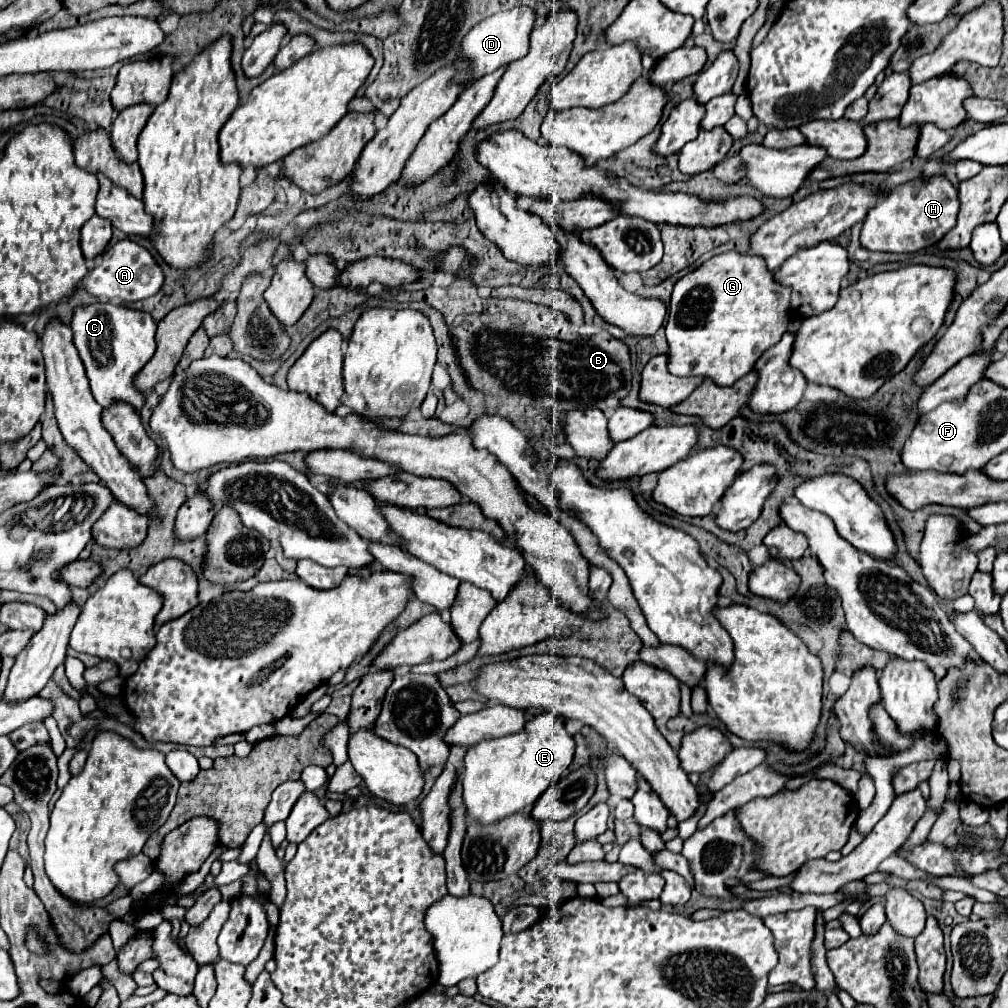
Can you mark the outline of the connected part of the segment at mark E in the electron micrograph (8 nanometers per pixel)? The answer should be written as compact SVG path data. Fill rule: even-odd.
M551 711L539 713L517 733L487 739L469 747L465 753L461 777L467 817L487 825L527 809L557 777L567 771L573 761L573 753L575 739L565 731L563 721Z

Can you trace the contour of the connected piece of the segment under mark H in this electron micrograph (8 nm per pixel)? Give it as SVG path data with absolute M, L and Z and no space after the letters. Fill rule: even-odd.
M935 177L935 181L927 181L927 185L919 185L919 181L907 181L895 187L895 193L879 199L879 205L869 209L863 221L859 243L869 251L917 253L935 245L949 229L953 229L957 213L959 197L955 187L945 177Z

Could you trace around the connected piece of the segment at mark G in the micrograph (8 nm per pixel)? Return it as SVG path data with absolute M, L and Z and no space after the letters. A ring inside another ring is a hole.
M735 251L711 257L699 269L687 273L675 283L665 325L669 345L669 373L679 377L705 377L719 387L733 385L737 379L747 375L753 369L755 361L787 331L789 295L791 289L783 289L783 285L773 281L773 275L767 273L761 257L747 257Z

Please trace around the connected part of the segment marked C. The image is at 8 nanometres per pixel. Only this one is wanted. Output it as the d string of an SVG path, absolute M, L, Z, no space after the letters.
M95 303L75 309L71 329L73 343L85 365L95 401L105 409L117 401L123 401L133 405L133 409L139 413L145 405L145 397L133 385L133 379L155 353L157 323L149 317L149 313L111 303Z

